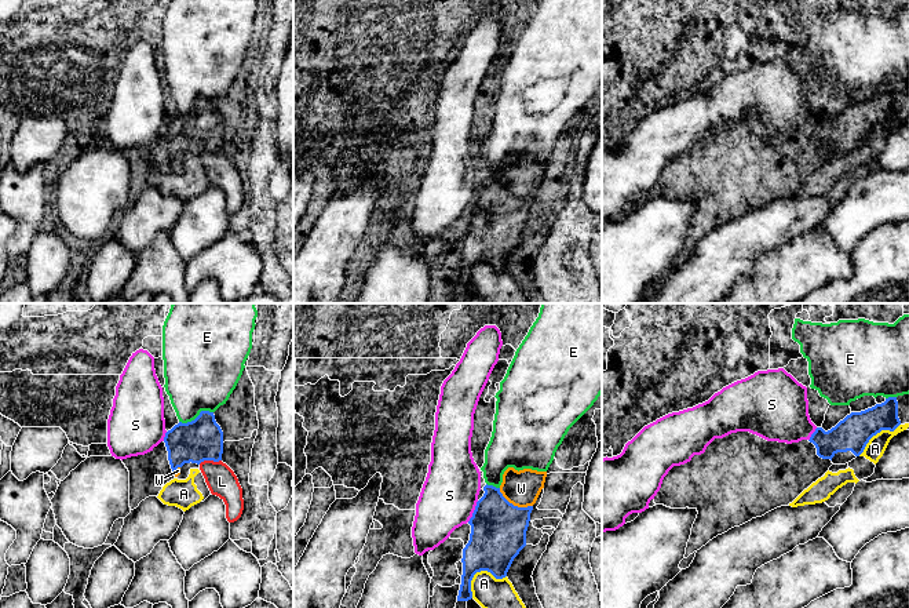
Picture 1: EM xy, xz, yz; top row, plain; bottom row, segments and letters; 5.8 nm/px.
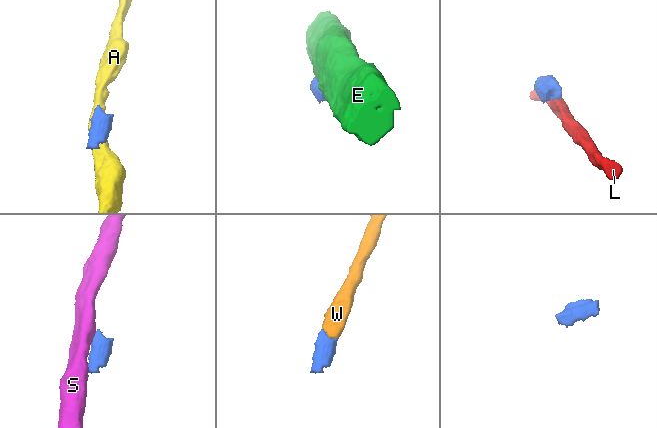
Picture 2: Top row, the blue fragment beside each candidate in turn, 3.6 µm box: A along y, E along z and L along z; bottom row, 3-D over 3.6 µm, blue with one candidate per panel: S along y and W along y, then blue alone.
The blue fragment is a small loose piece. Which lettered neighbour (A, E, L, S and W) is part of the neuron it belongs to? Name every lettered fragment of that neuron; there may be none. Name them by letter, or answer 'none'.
W

